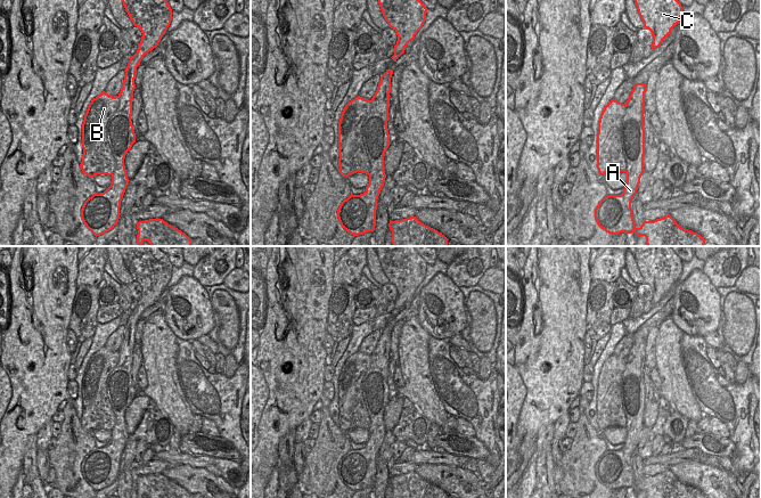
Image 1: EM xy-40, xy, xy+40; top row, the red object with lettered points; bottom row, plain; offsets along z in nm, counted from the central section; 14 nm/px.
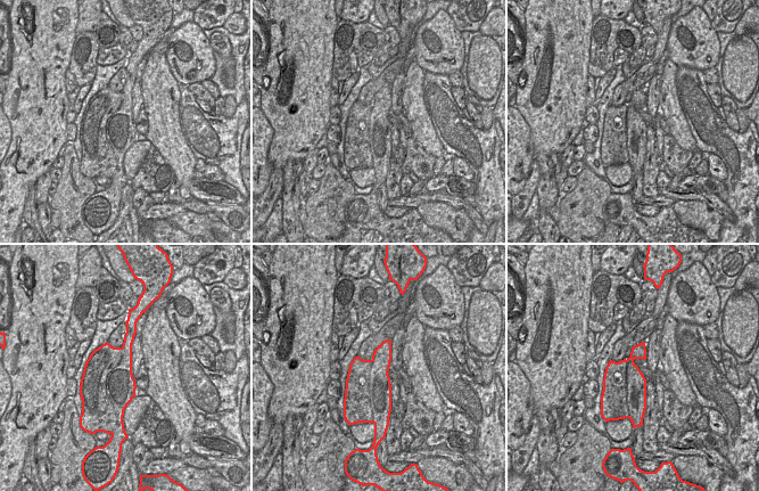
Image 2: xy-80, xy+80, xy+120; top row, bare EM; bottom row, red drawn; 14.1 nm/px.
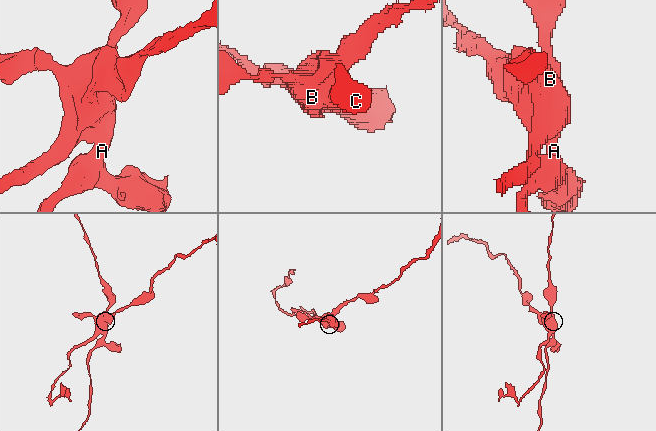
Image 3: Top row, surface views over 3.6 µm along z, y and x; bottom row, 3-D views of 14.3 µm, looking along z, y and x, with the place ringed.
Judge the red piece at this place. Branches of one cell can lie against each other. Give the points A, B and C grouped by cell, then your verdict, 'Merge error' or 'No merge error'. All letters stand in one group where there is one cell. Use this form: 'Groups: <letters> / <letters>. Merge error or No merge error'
Groups: A C / B. Merge error

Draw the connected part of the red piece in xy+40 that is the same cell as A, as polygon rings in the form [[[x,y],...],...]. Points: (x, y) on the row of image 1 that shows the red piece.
[[[636,83],[627,100],[625,121],[628,122],[623,130],[623,154],[627,161],[627,183],[621,195],[606,195],[595,209],[595,219],[597,224],[611,235],[621,232],[632,234],[638,237],[645,236],[647,246],[704,246],[705,239],[688,229],[681,228],[676,220],[670,215],[656,219],[654,221],[644,221],[639,228],[635,227],[635,220],[631,209],[631,201],[637,194],[640,178],[644,173],[644,155],[645,155],[645,129],[644,129],[644,112],[645,112],[645,92],[646,83]]]

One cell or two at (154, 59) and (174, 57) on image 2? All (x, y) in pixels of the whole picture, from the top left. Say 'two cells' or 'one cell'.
two cells

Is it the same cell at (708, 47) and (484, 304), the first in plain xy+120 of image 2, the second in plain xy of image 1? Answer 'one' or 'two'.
two

